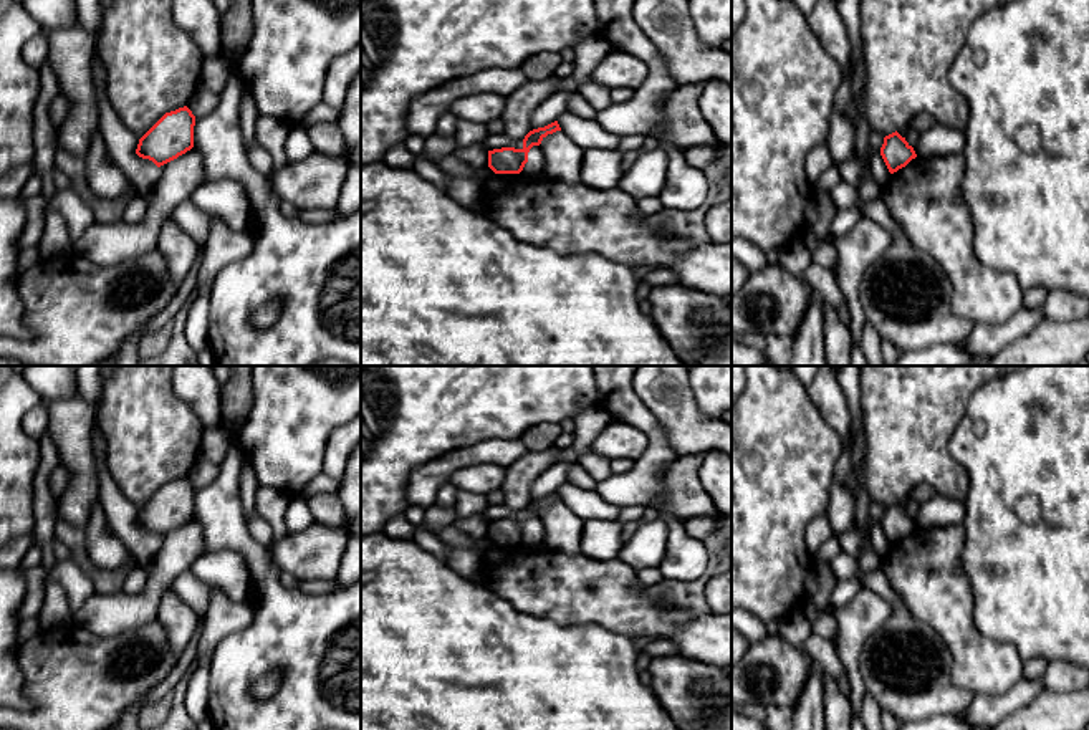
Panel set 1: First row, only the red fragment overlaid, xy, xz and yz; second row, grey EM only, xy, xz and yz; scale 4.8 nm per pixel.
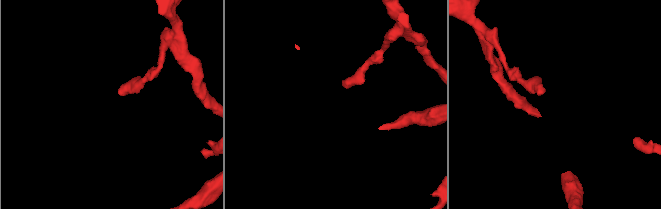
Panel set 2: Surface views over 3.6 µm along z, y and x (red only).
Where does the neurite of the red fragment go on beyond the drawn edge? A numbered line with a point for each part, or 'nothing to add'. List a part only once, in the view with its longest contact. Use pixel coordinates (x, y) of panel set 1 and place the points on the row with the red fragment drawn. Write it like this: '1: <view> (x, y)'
nothing to add

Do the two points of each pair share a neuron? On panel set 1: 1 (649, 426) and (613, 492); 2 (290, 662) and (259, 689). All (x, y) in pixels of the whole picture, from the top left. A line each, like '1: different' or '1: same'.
1: same
2: different

